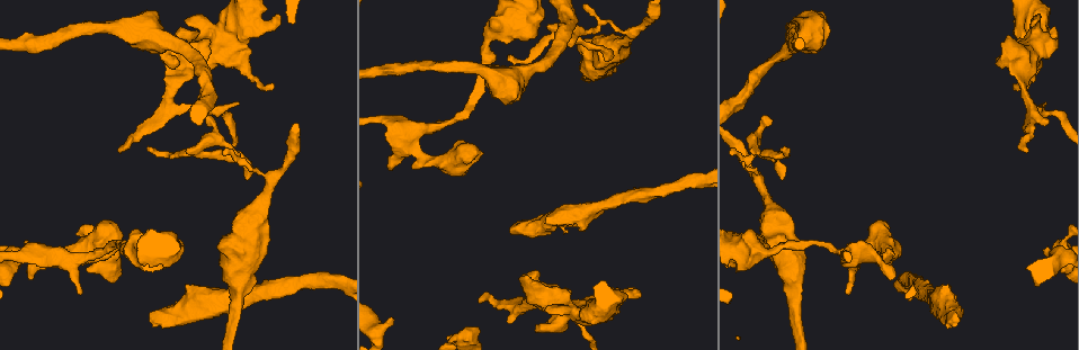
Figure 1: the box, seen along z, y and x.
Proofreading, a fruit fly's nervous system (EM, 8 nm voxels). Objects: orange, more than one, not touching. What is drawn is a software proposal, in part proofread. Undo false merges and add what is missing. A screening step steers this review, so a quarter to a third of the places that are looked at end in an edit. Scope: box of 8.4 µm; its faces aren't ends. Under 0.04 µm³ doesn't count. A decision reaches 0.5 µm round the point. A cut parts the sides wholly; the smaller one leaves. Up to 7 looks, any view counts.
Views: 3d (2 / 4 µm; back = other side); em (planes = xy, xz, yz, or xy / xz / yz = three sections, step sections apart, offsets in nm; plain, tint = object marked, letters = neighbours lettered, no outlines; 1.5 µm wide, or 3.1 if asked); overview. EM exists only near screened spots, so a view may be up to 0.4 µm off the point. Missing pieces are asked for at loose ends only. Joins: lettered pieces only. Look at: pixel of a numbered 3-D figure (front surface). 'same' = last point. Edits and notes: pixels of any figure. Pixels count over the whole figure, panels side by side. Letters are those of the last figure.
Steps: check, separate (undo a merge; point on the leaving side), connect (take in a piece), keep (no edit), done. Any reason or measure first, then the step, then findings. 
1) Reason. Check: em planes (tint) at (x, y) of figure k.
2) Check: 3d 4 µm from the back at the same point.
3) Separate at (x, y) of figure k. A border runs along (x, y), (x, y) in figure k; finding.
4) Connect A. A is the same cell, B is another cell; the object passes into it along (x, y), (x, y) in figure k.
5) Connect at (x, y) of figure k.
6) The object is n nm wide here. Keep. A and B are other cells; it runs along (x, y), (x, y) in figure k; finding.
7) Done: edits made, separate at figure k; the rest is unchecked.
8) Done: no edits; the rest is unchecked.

Stops while still wide. Check: 3d 4 µm at (511, 231) of figure 1.

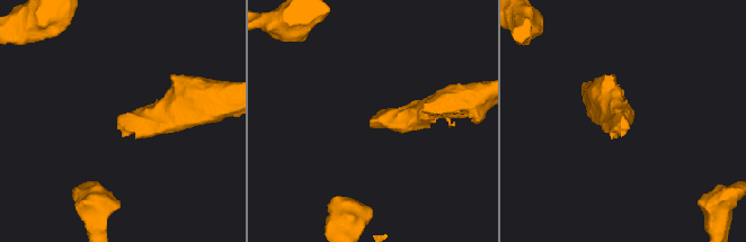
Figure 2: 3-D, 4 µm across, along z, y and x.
Now the EM. Check: em planes (letters) at (373, 124) of figure 2.

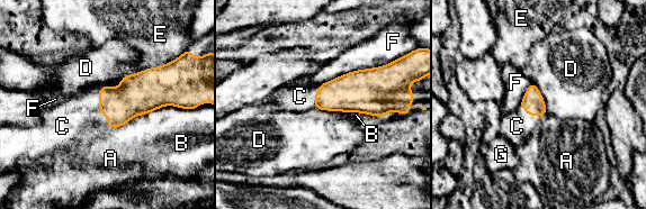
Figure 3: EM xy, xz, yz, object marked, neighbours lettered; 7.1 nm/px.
Connect C. C is the same cell, A, B, D, E, F and G are other cells; the object passes into it along (133, 97), (100, 108), (68, 120) in figure 3; the cell continues.

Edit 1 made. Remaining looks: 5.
Check: overview.

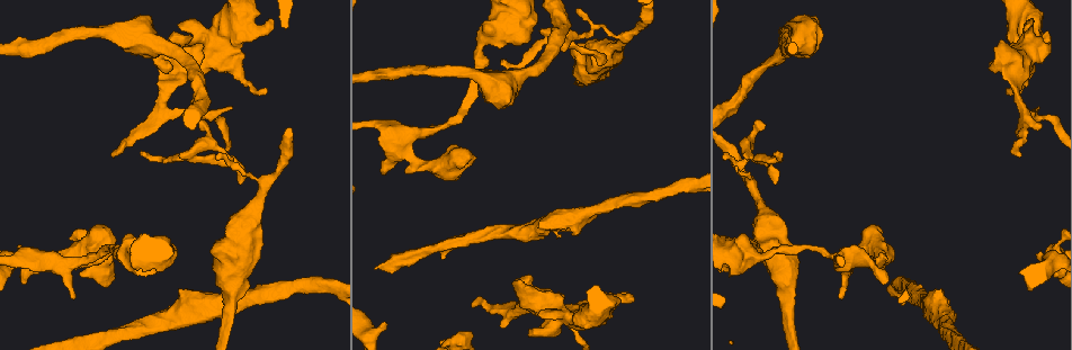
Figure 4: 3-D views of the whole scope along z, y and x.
Branch stops here. Check: 3d 4 µm at (471, 156) of figure 4.

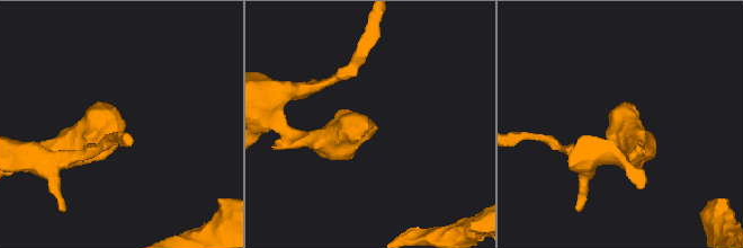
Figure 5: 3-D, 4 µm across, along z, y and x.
Check: em planes (letters) at (618, 110) of figure 5.

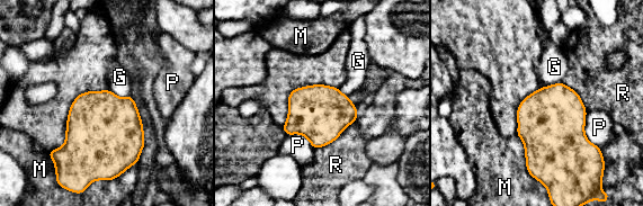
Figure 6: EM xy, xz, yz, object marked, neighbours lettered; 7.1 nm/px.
The object is 400 nm wide here. Keep. G, M, P and R are other cells; a border runs along (562, 82), (555, 82), (541, 88) in figure 6; none of them fits.

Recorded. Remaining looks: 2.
Free end. Check: em xy step 4 (letters) at (779, 155) of figure 4.

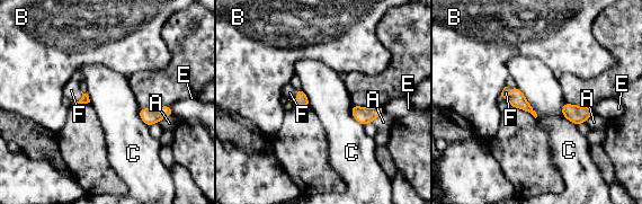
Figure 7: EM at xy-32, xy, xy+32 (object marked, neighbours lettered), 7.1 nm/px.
Connect F. F is the same cell, A, B, C and E are other cells; the object passes into it along (301, 99), (295, 98), (290, 92) in figure 7; the cell continues.

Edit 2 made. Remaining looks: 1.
Done: edits made, connect at figure 3, connect at figure 7; the rest is unchecked.

